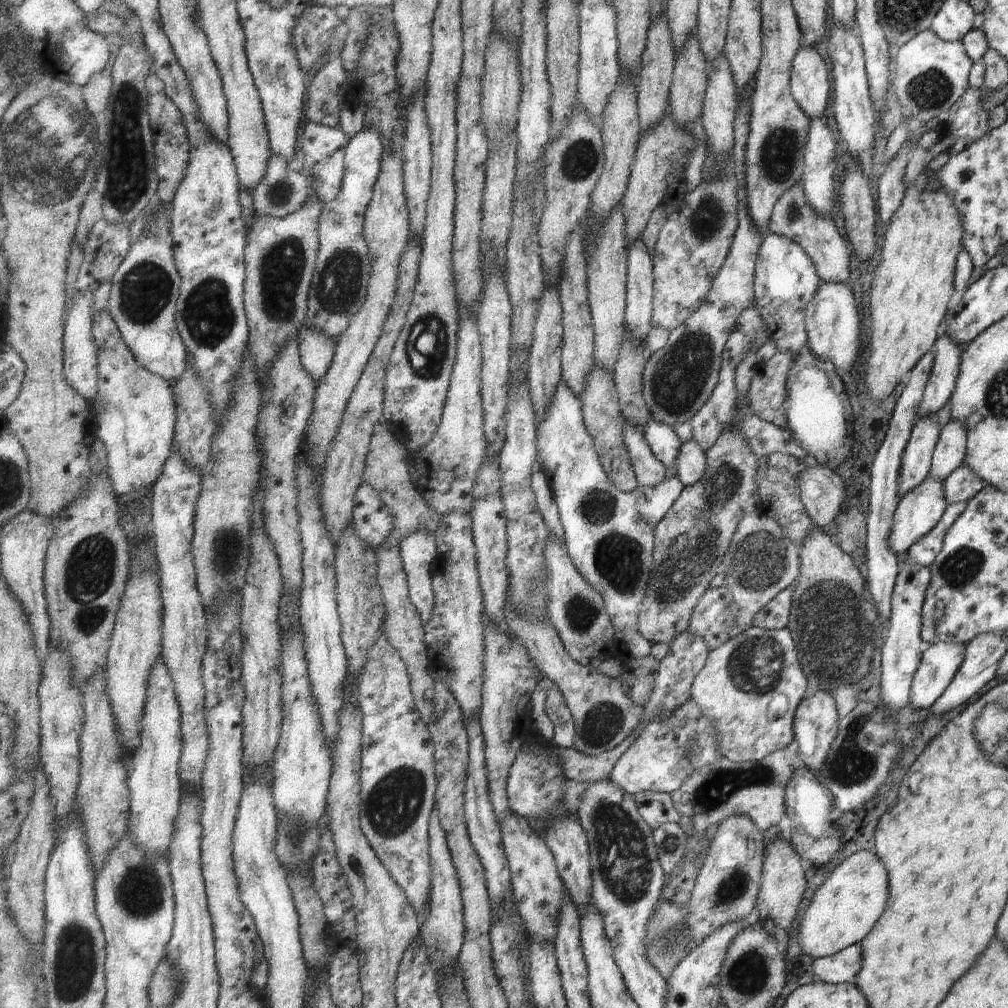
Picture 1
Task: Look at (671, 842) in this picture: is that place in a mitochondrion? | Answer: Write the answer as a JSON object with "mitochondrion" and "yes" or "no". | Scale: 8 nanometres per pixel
{"mitochondrion":"yes"}

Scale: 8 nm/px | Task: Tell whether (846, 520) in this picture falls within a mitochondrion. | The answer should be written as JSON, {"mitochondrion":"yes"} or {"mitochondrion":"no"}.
{"mitochondrion":"no"}

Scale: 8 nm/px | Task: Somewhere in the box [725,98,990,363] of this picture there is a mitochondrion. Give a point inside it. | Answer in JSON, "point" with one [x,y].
{"point":[778,154]}

